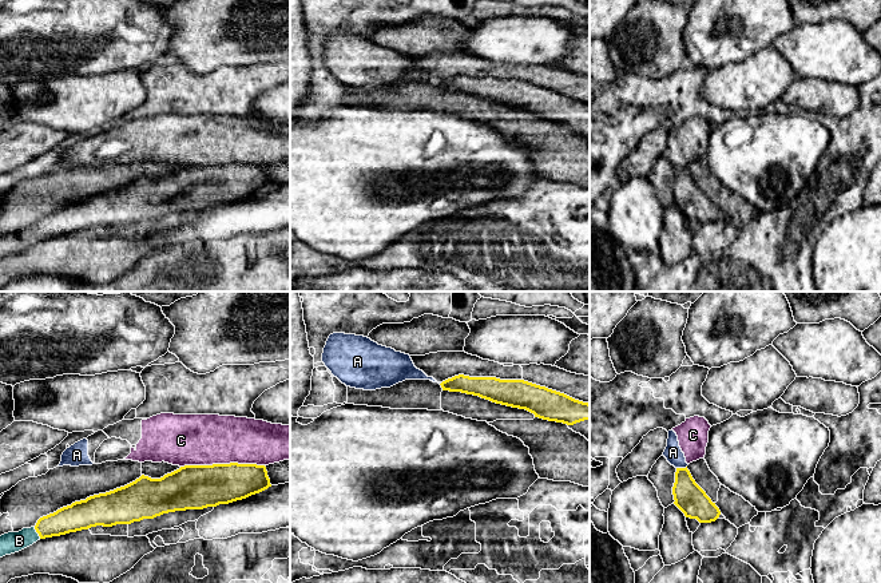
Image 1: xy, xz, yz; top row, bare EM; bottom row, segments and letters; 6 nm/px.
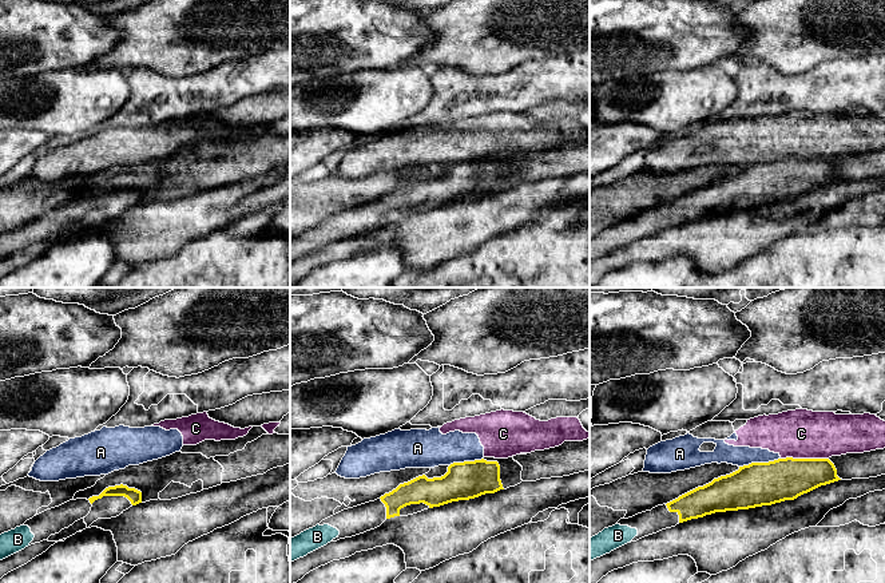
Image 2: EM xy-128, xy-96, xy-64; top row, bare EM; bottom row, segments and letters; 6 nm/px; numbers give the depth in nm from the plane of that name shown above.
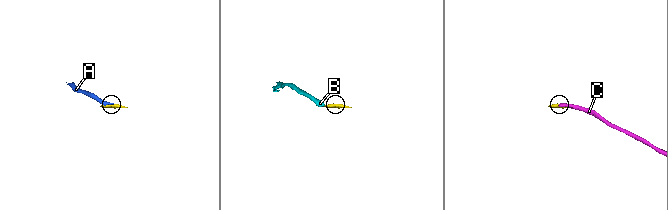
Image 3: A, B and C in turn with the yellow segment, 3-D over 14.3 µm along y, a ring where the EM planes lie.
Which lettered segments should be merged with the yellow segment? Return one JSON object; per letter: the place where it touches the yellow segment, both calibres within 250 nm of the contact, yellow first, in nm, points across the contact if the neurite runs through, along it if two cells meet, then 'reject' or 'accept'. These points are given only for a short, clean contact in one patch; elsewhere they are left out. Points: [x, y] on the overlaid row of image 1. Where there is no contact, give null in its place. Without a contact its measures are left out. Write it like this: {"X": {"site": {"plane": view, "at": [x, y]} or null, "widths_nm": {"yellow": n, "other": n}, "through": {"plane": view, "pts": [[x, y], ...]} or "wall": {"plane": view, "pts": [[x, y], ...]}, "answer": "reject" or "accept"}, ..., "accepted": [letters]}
{"A": {"site": {"plane": "yz", "at": [681, 468]}, "widths_nm": {"yellow": 180, "other": 110}, "wall": {"plane": "yz", "pts": [[686, 465], [677, 468]]}, "answer": "reject"}, "B": {"site": {"plane": "xy", "at": [36, 531]}, "widths_nm": {"yellow": 160, "other": 130}, "through": {"plane": "xy", "pts": [[72, 518], [36, 531], [12, 542]]}, "answer": "accept"}, "C": {"site": {"plane": "xy", "at": [222, 464]}, "widths_nm": {"yellow": 280, "other": 300}, "answer": "reject"}, "accepted": ["B"]}

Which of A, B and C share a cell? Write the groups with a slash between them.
A C / B

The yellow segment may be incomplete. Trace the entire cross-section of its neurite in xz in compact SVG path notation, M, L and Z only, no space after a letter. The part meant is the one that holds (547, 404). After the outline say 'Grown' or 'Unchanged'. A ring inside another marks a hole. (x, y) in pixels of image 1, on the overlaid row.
M464 374L455 376L443 381L443 390L461 392L479 396L496 404L525 409L535 417L567 424L570 429L580 433L590 441L590 404L575 400L564 393L540 386L524 380L500 380L496 377L469 377Z. Grown

